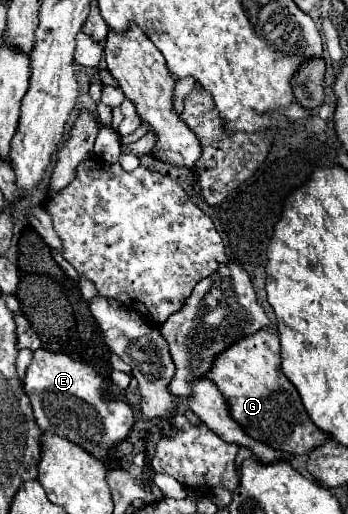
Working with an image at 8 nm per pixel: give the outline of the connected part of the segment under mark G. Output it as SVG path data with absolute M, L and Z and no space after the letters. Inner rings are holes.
M261 329L255 335L233 343L225 353L215 357L209 377L227 399L231 417L241 425L241 429L245 427L249 437L261 443L267 441L269 447L277 451L283 449L289 455L309 453L329 439L329 435L313 425L297 389L285 377L281 369L281 345L275 333Z

